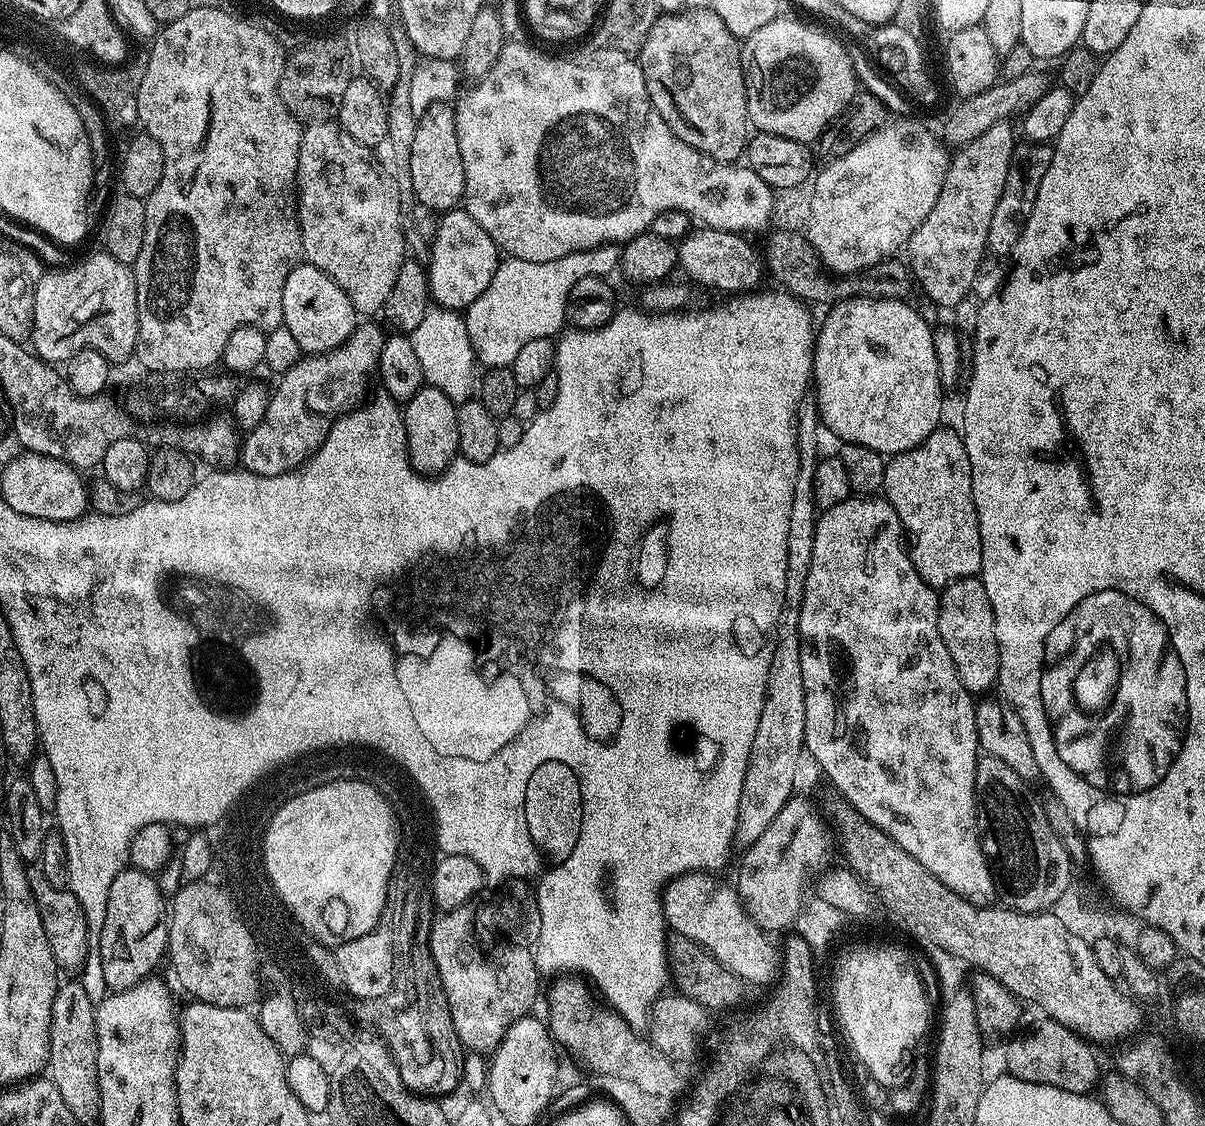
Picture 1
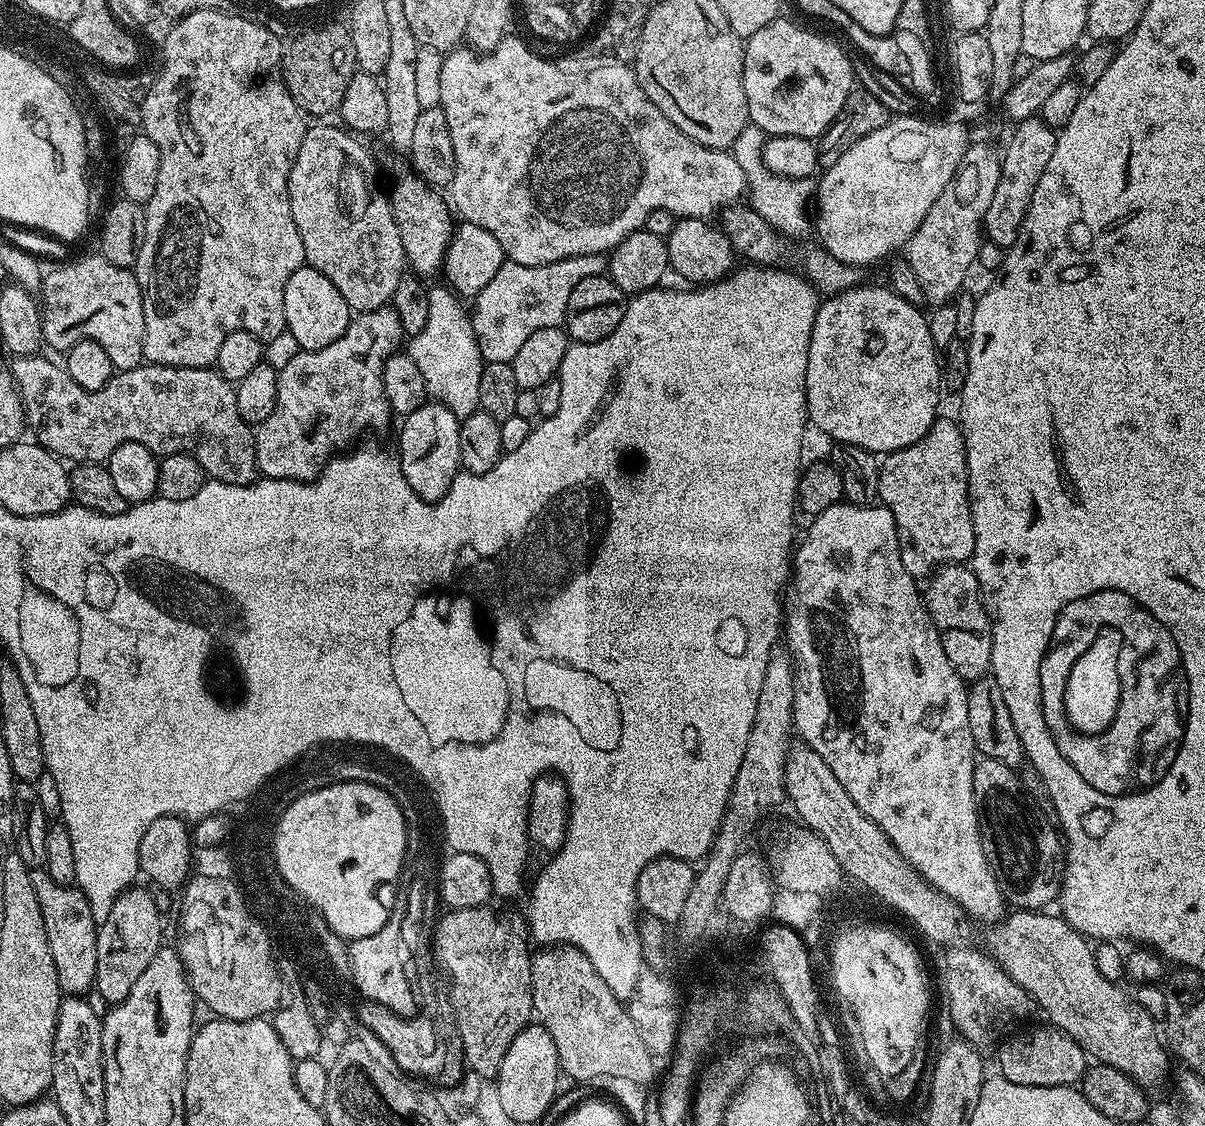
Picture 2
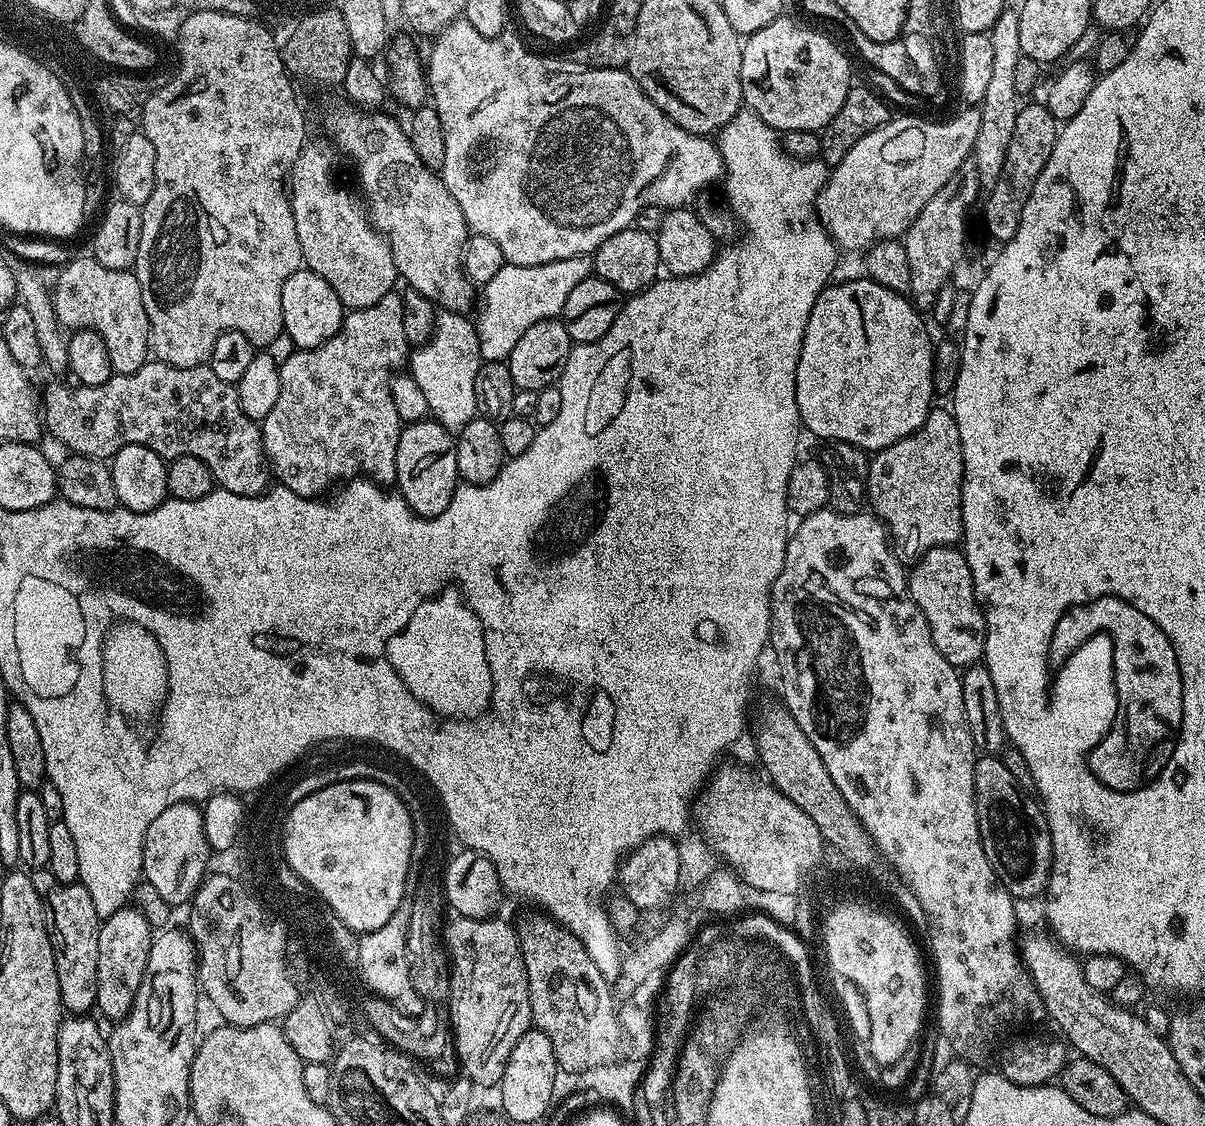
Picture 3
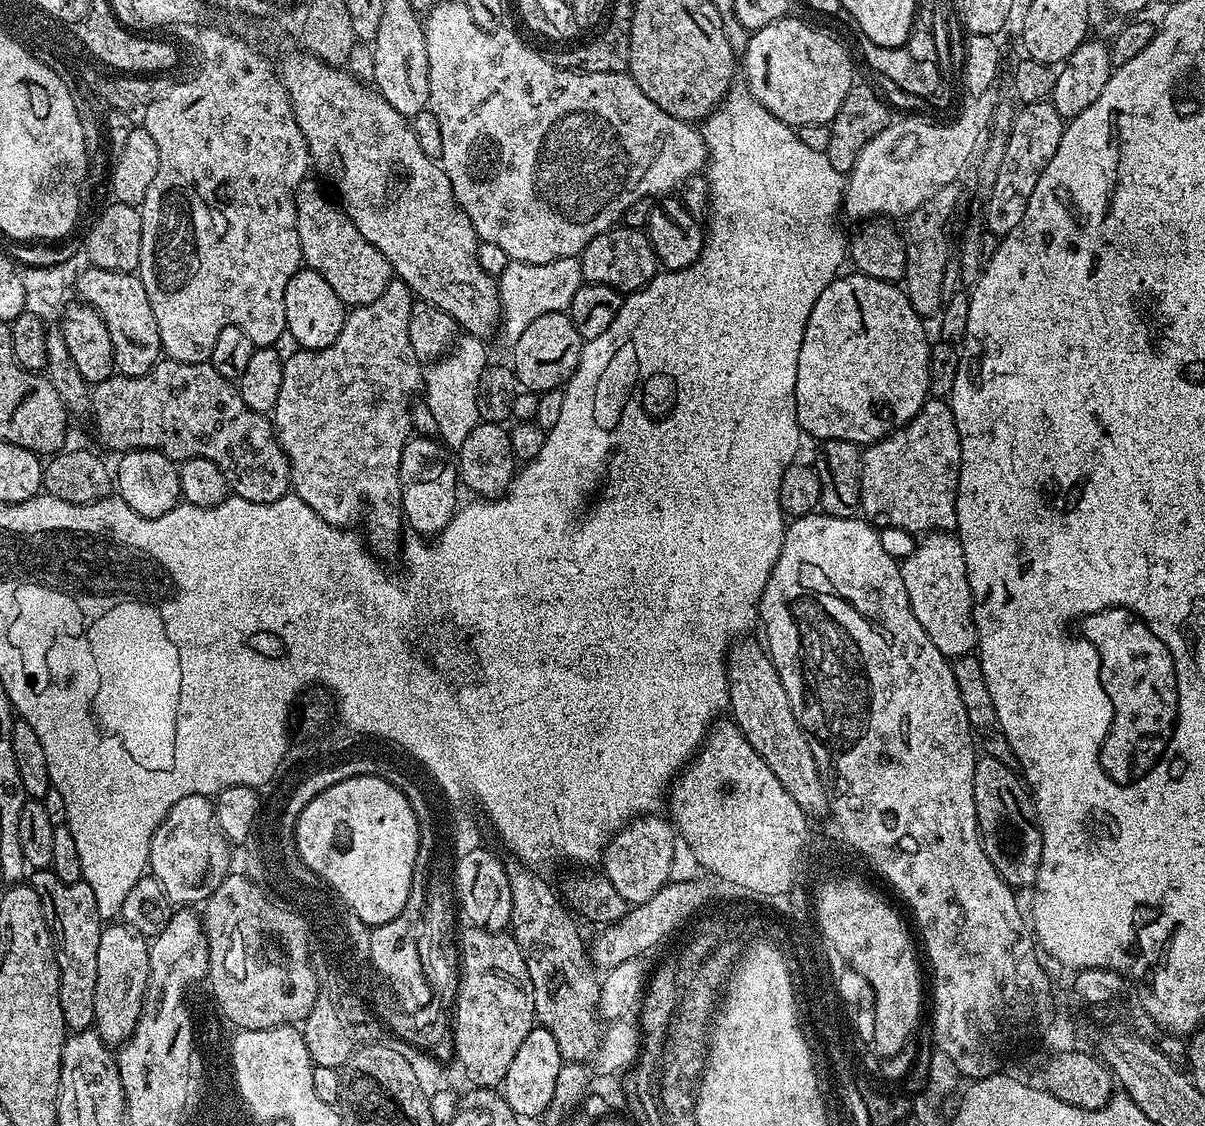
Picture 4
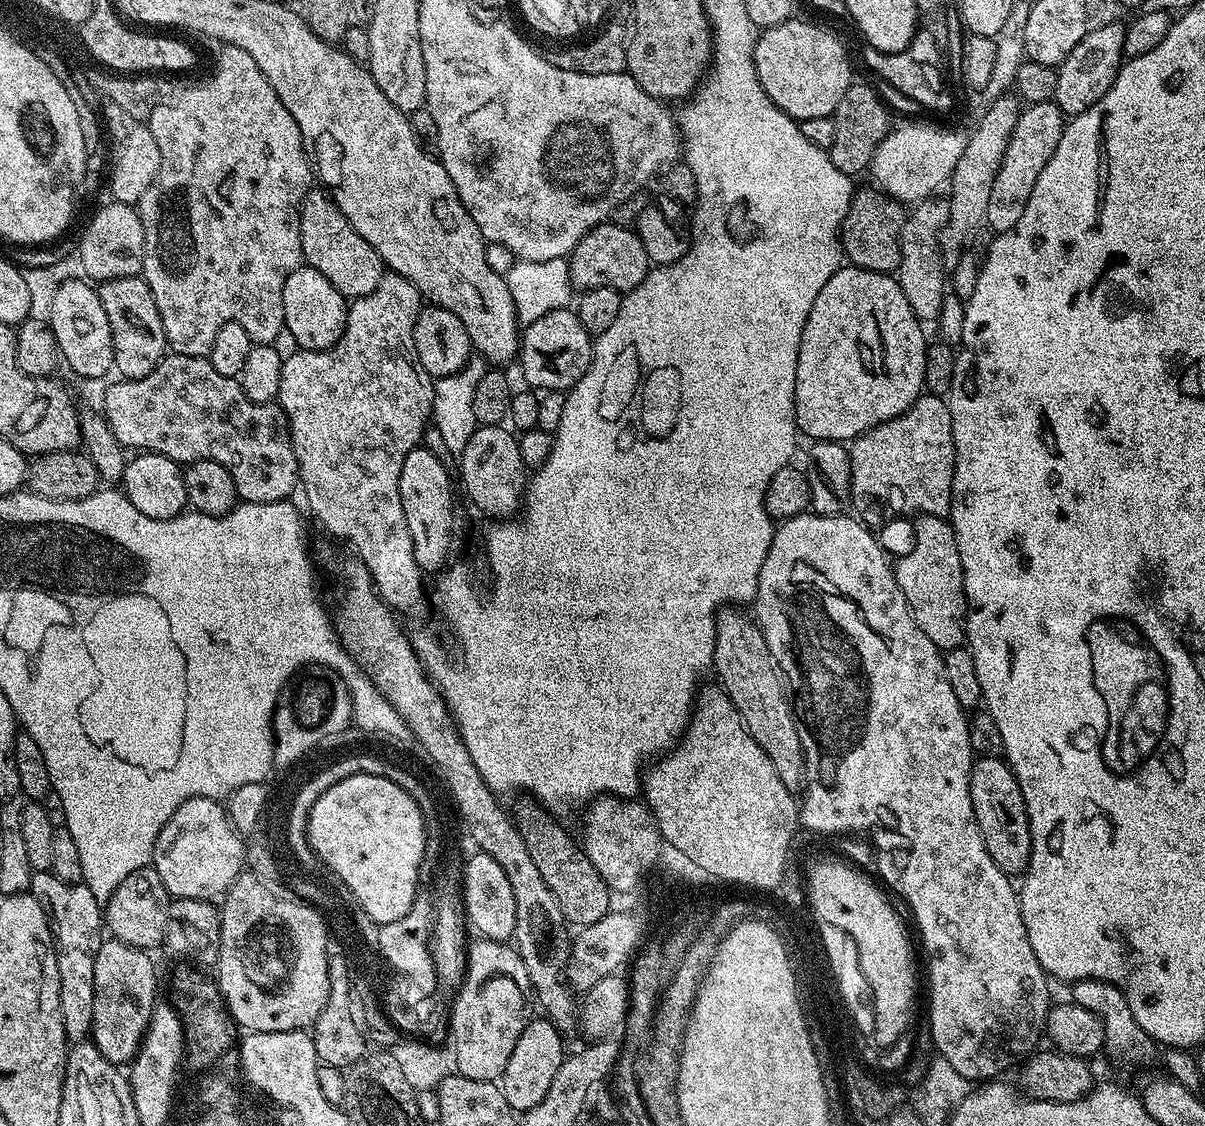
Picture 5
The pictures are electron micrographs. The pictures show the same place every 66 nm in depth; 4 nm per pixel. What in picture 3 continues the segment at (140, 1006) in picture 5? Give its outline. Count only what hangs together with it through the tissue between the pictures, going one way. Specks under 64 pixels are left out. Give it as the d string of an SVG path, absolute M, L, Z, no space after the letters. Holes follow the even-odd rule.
M125 906L112 916L107 917L101 923L98 934L98 998L96 1008L106 1019L111 1022L119 1022L128 1015L128 1011L134 1006L134 998L138 994L138 986L142 986L141 972L138 972L138 914L139 908Z

